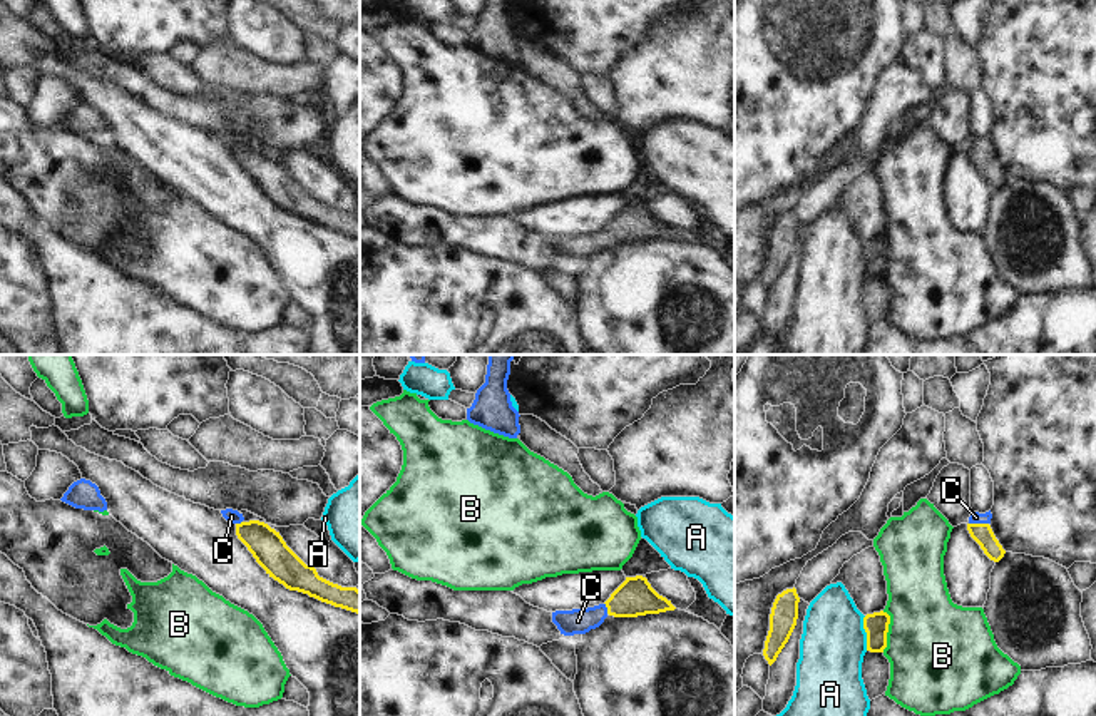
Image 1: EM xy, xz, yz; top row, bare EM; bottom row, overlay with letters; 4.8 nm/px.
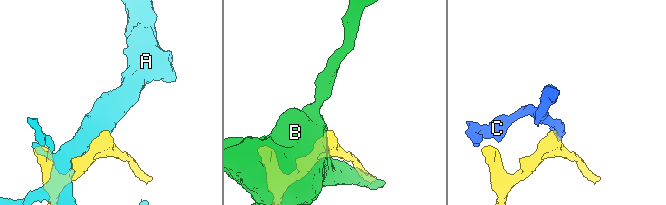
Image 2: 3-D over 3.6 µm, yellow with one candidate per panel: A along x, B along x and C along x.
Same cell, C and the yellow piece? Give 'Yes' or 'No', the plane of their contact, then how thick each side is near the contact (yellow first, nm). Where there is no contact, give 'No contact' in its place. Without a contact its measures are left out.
Yes. Touches yellow in yz. Thickness 100 nm (yellow) against 60 nm.

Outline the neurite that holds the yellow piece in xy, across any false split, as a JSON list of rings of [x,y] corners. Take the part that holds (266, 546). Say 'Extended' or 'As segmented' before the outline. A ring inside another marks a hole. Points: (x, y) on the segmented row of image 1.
Extended. [[[233,509],[221,510],[228,522],[236,525],[238,539],[248,547],[256,562],[269,577],[289,591],[298,591],[321,602],[360,614],[360,591],[341,587],[318,575],[283,540],[279,532],[259,520],[246,522]]]

